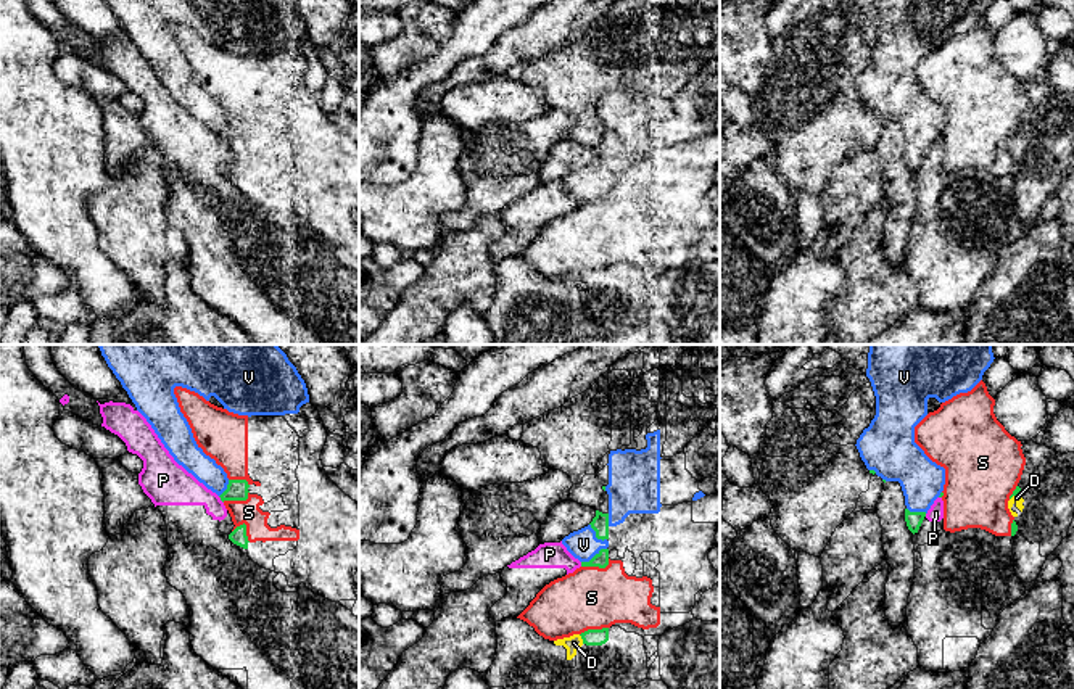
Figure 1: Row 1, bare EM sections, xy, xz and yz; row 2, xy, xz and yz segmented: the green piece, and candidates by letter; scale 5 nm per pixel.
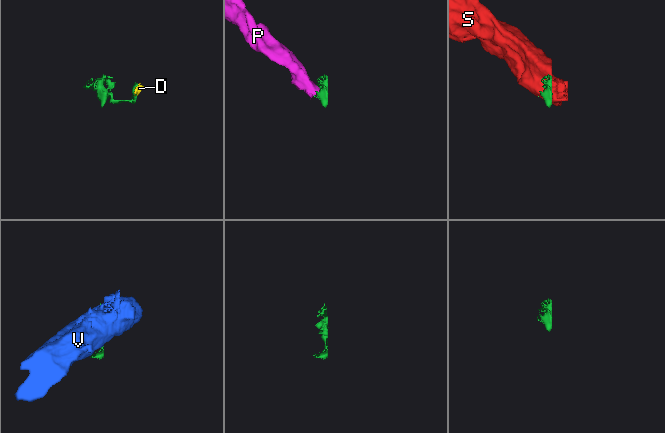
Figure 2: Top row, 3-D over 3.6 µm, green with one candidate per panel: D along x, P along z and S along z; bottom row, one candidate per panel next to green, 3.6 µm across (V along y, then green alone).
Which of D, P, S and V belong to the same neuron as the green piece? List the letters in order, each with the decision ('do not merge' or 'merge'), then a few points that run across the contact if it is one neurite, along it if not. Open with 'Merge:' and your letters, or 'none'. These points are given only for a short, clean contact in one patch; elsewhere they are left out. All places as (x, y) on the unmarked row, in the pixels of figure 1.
Merge: D, V
D: merge
P: do not merge | xy (218, 136), (223, 142)
S: do not merge
V: merge

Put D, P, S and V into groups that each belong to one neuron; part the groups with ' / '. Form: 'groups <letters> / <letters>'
groups D V / P / S

